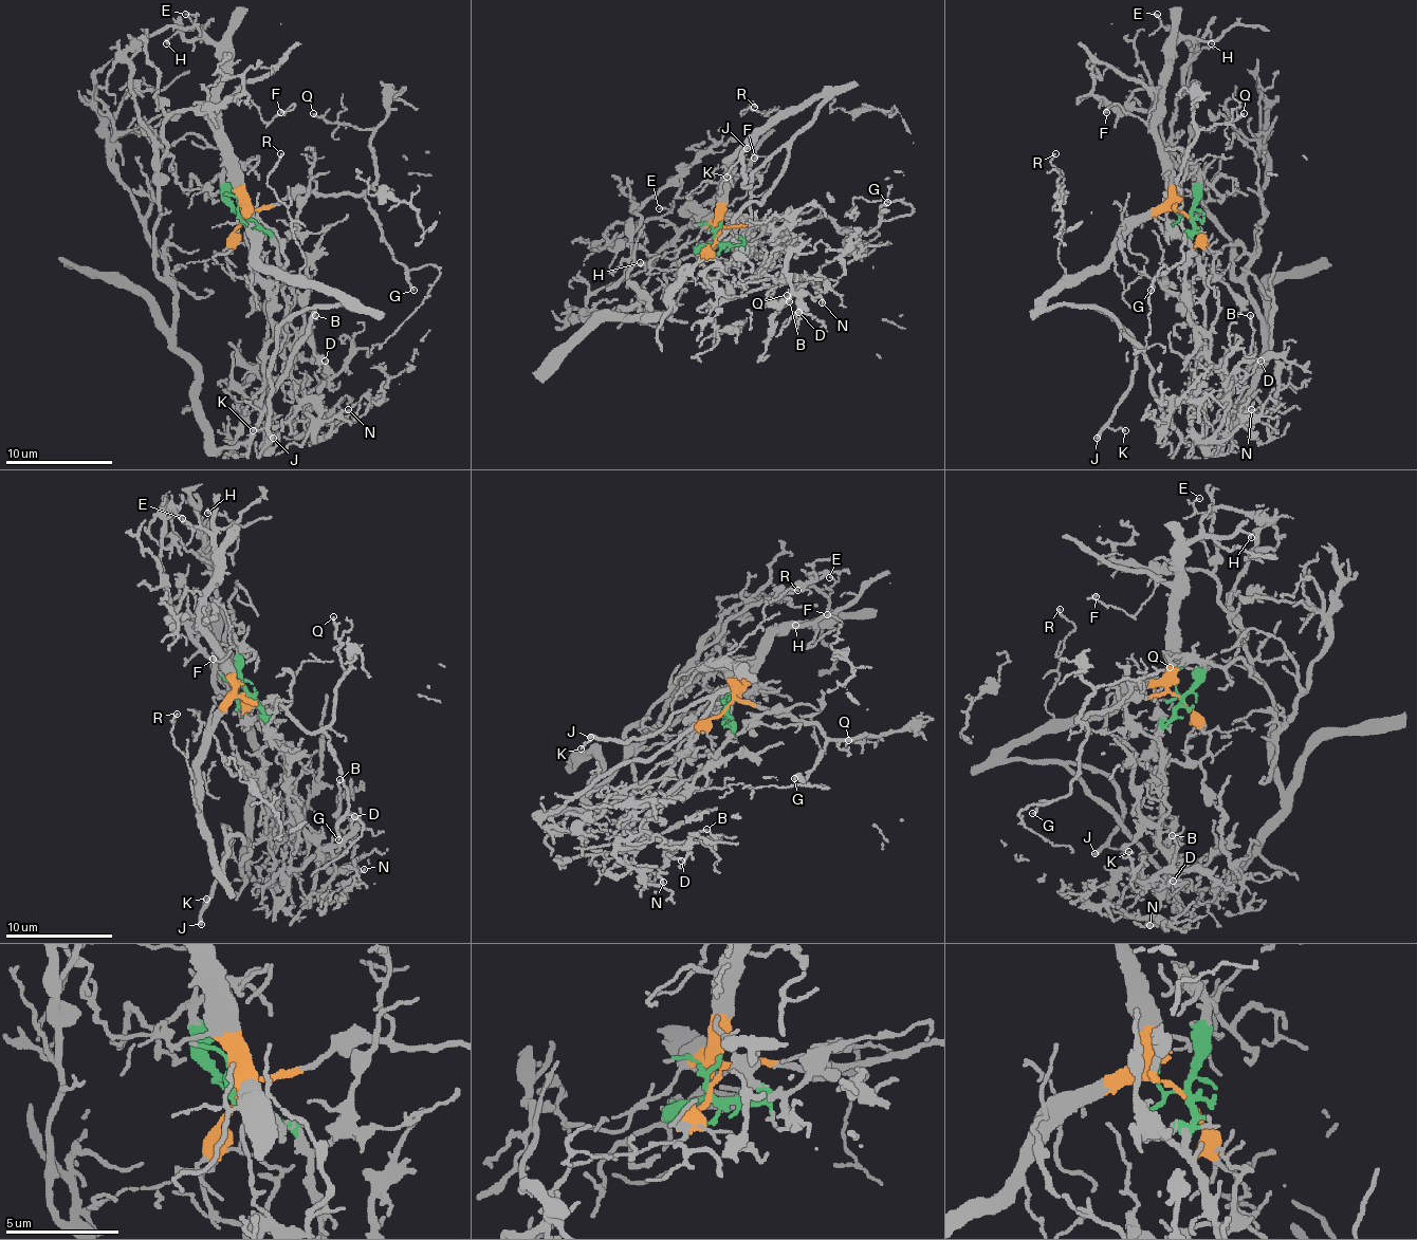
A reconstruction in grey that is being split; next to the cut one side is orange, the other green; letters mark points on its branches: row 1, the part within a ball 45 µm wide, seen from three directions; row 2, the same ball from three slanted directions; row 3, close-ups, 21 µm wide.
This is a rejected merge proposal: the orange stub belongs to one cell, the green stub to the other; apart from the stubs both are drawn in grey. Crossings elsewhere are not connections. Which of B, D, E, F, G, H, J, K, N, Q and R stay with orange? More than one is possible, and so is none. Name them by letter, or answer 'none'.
E, F, G, H, J, K, Q, R

